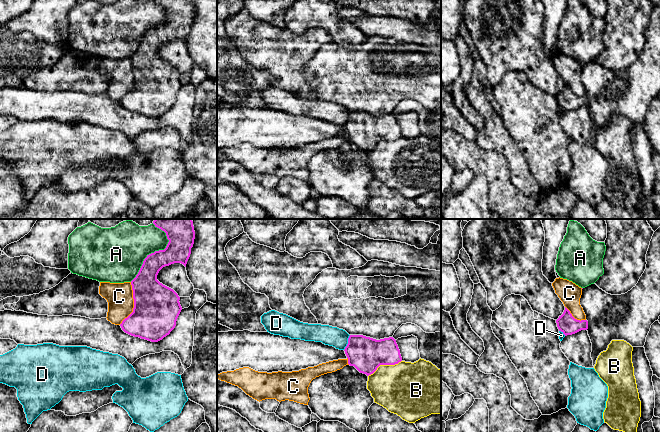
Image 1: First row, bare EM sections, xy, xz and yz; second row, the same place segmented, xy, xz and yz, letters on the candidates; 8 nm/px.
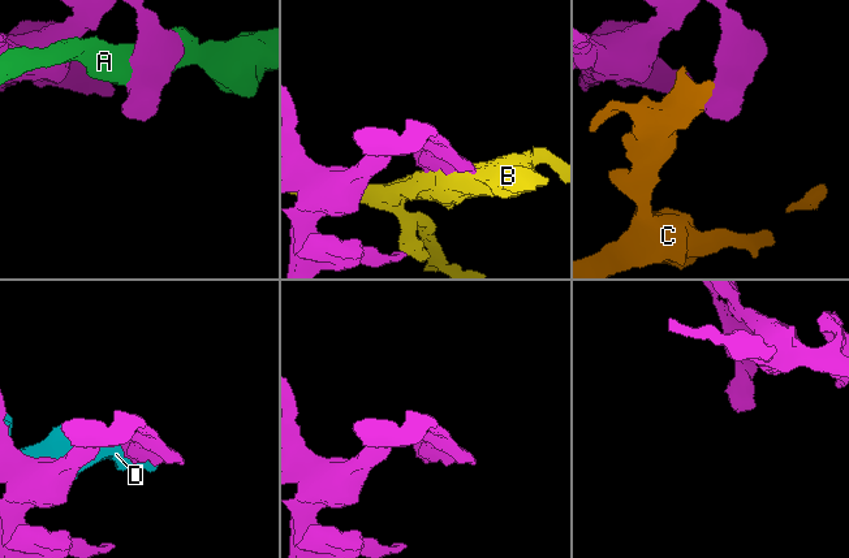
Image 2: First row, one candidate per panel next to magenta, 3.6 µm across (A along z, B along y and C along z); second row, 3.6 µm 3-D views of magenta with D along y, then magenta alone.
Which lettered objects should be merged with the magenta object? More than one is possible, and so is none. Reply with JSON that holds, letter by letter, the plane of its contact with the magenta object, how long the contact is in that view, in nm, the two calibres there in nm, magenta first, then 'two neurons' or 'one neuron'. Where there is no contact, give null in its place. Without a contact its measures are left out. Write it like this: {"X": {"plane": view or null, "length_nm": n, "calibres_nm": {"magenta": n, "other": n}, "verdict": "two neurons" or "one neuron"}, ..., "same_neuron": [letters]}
{"A": {"plane": "xy", "length_nm": 500, "calibres_nm": {"magenta": 220, "other": 360}, "verdict": "two neurons"}, "B": {"plane": "xz", "length_nm": 300, "calibres_nm": {"magenta": 280, "other": 420}, "verdict": "two neurons"}, "C": {"plane": "xy", "length_nm": 360, "calibres_nm": {"magenta": 360, "other": 220}, "verdict": "two neurons"}, "D": {"plane": "xz", "length_nm": 130, "calibres_nm": {"magenta": 280, "other": 160}, "verdict": "two neurons"}, "same_neuron": []}

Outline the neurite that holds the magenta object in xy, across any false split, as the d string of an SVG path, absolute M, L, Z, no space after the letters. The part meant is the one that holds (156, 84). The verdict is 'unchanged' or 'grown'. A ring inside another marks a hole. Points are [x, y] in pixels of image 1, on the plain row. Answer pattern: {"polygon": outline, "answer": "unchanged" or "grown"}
{"polygon": "M154 0L166 9L169 16L164 26L155 27L147 31L143 40L131 57L134 75L133 88L120 100L122 106L134 113L151 118L158 118L170 110L175 104L177 94L182 86L180 73L171 64L157 56L159 47L174 39L181 39L186 43L194 20L195 7L193 0Z", "answer": "unchanged"}

